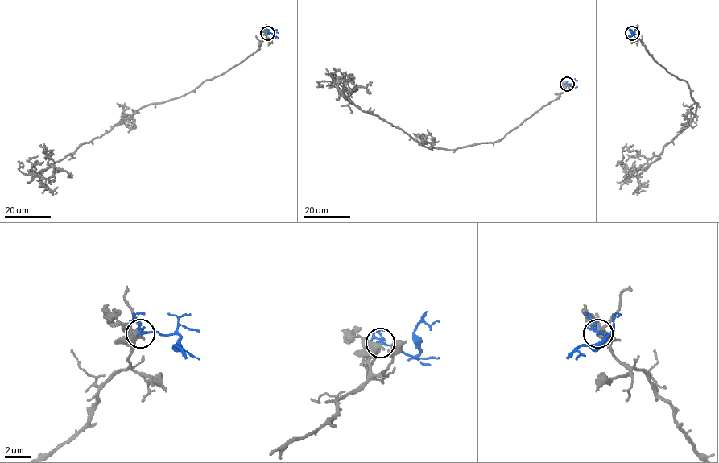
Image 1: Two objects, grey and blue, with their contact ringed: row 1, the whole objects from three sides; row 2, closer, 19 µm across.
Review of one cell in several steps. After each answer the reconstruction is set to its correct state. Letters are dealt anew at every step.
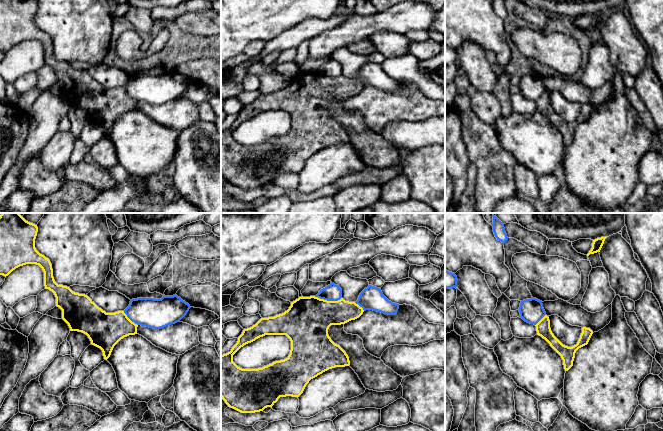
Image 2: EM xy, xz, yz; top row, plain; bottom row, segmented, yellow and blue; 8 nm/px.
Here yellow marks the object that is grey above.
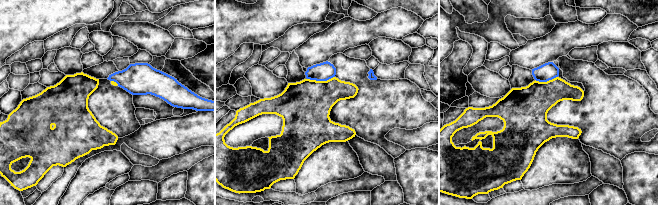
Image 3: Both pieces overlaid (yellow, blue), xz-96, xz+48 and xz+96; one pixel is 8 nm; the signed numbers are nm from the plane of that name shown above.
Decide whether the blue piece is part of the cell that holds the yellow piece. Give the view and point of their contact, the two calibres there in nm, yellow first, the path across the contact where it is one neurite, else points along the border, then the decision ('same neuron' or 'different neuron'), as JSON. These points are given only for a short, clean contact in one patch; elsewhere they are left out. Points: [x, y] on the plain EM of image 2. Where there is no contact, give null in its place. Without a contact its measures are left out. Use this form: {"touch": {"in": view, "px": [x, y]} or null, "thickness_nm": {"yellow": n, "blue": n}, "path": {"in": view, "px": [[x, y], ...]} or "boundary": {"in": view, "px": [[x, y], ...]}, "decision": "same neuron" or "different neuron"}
{"touch": {"in": "xz", "px": [328, 77]}, "thickness_nm": {"yellow": 360, "blue": 140}, "boundary": {"in": "xz", "px": [[314, 72], [327, 76], [339, 76], [341, 74]]}, "decision": "different neuron"}

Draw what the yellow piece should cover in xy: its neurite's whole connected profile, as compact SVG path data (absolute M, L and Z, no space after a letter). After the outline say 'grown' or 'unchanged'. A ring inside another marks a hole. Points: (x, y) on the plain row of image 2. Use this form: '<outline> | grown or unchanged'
M0 0L0 51L6 53L26 40L39 41L44 48L45 65L54 69L56 82L62 86L62 95L70 107L86 110L91 120L100 124L107 136L121 115L137 110L138 101L124 87L106 89L87 71L58 61L50 36L35 24L37 8L35 0Z | unchanged

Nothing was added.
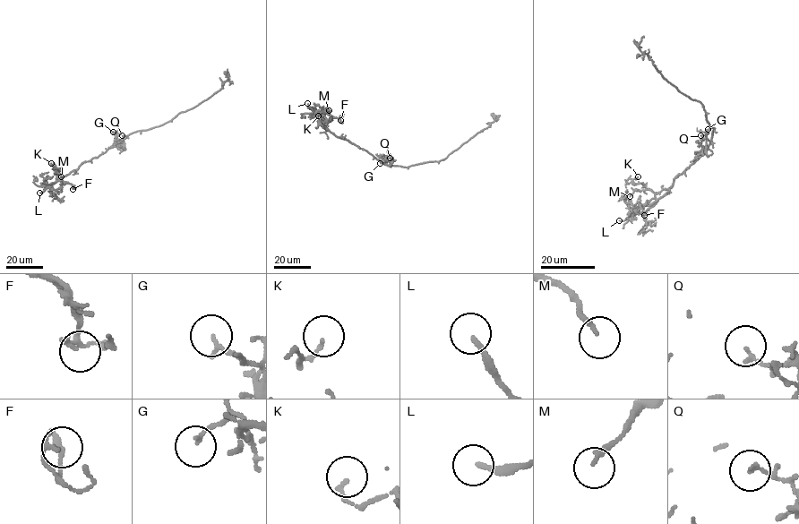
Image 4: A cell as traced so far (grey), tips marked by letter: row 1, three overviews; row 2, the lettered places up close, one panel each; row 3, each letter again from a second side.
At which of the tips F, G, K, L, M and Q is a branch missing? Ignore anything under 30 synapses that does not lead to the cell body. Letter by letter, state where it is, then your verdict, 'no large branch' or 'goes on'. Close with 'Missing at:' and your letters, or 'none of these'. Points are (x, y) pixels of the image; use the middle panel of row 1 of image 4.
F: at (340, 120); no large branch
G: at (380, 163); no large branch
K: at (318, 115); no large branch
L: at (307, 103); goes on
M: at (329, 110); no large branch
Q: at (390, 158); no large branch
Missing at: L

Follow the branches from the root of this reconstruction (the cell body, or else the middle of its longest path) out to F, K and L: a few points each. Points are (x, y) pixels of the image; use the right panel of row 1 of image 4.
F: (712, 132), (704, 152), (674, 179), (670, 191), (658, 200), (651, 199), (640, 205), (647, 213), (644, 215)
K: (712, 132), (711, 141), (704, 152), (674, 179), (670, 191), (658, 200), (650, 190), (633, 182), (638, 176)
L: (712, 132), (711, 141), (704, 152), (674, 179), (667, 193), (640, 207), (623, 220), (619, 220)

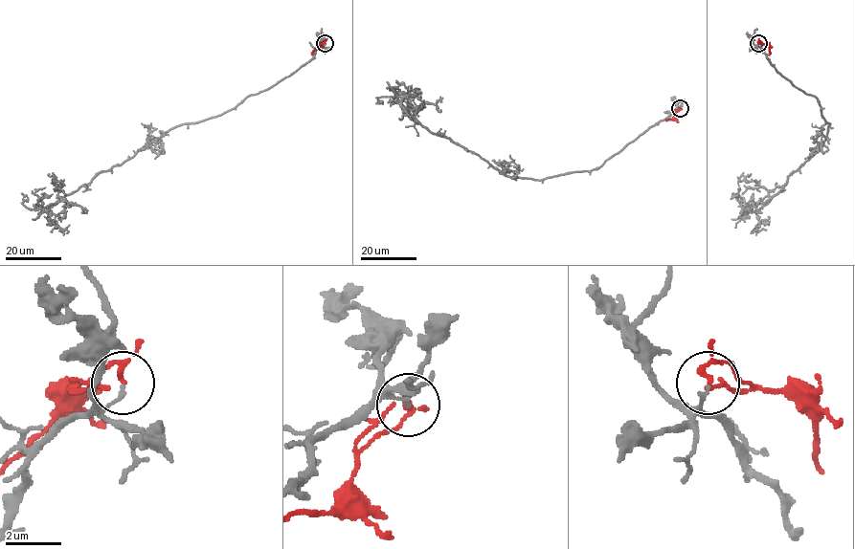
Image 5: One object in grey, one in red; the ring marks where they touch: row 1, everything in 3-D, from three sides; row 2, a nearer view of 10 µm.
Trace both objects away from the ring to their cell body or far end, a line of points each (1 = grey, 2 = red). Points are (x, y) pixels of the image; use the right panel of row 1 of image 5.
1: (758, 43), (781, 75), (813, 96), (829, 124), (819, 148), (788, 177), (784, 188), (747, 209), (753, 193)
2: (758, 43), (769, 47), (769, 54)

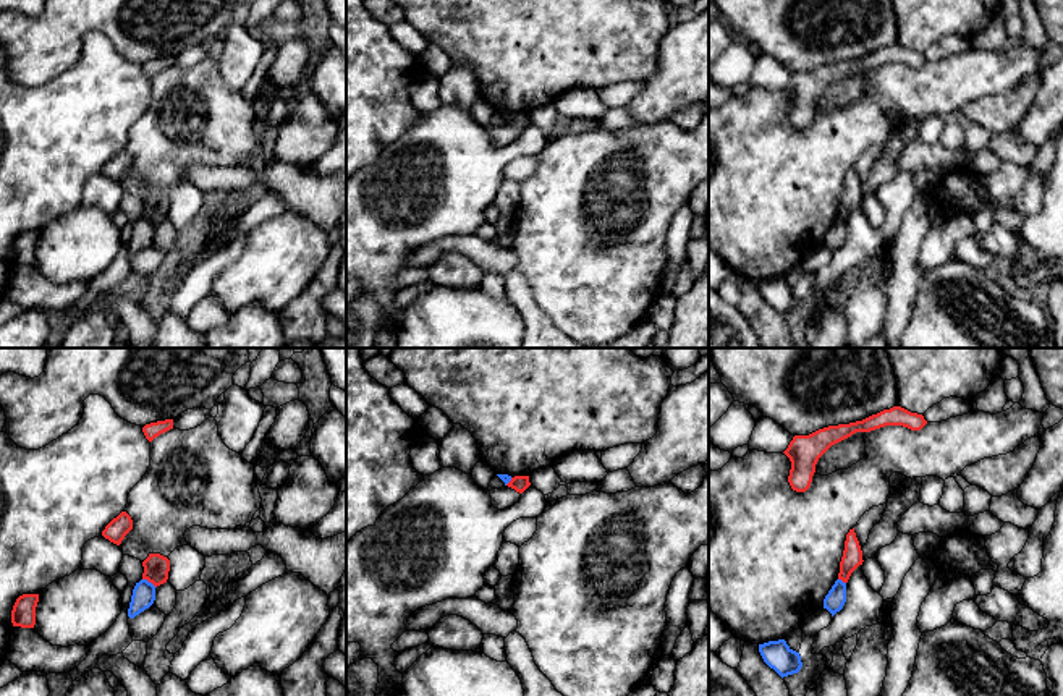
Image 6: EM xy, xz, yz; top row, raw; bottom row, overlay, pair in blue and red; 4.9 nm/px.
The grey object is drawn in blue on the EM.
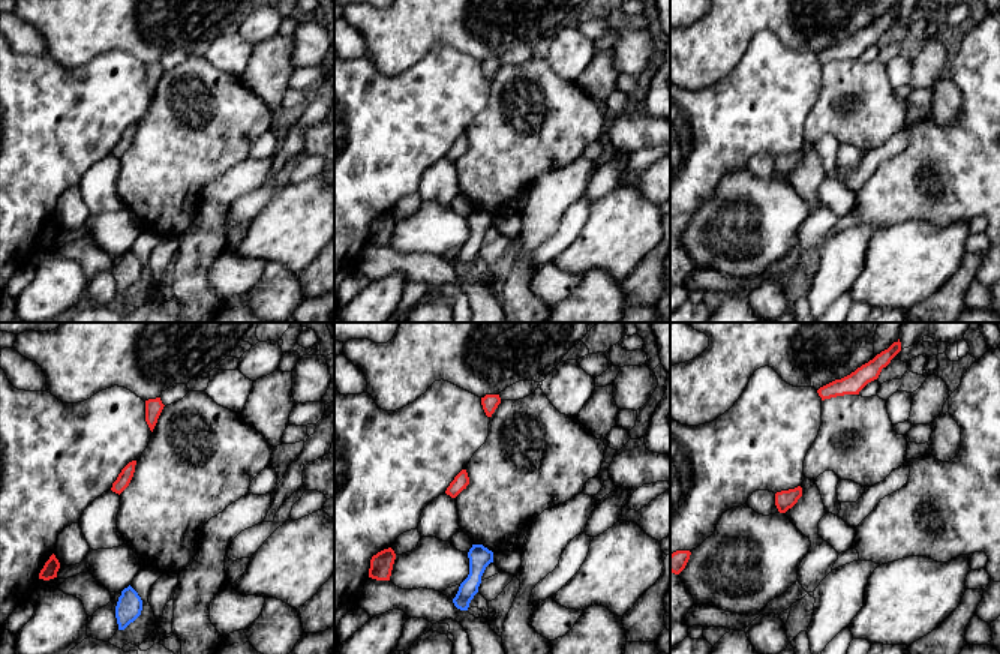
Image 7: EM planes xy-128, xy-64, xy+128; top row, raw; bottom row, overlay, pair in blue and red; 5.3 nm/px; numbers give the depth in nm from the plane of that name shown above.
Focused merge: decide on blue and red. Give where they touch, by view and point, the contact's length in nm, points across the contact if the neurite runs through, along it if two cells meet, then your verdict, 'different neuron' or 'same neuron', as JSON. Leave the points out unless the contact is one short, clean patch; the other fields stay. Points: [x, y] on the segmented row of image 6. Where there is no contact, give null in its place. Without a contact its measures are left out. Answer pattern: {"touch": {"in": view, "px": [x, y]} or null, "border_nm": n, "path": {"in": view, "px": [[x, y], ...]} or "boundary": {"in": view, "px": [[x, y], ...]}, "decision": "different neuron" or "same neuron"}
{"touch": {"in": "xy", "px": [148, 581]}, "border_nm": 80, "boundary": {"in": "xy", "px": [[143, 578], [156, 586]]}, "decision": "different neuron"}

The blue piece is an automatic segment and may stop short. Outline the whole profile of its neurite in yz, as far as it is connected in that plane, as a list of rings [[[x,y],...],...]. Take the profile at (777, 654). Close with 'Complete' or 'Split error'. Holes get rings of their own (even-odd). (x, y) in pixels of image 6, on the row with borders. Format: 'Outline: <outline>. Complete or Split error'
Outline: [[[785,639],[759,644],[759,652],[781,678],[798,673],[803,667],[799,652],[793,651]]]. Complete

